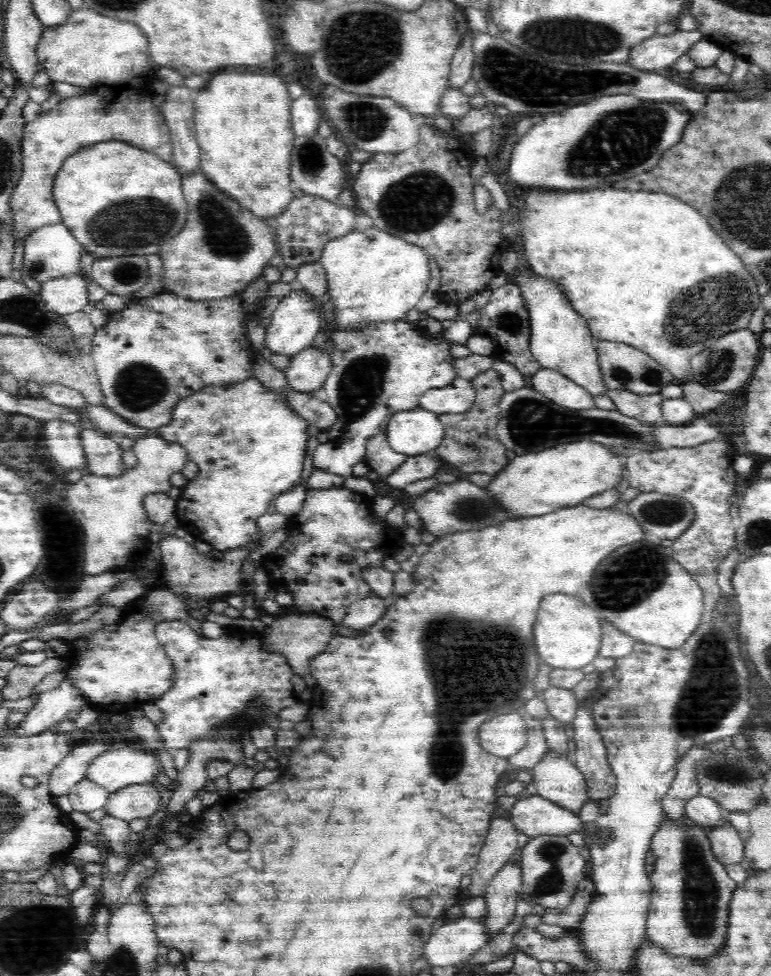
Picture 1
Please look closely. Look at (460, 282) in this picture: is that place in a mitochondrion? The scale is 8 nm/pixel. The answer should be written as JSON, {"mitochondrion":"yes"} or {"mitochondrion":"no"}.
{"mitochondrion":"no"}

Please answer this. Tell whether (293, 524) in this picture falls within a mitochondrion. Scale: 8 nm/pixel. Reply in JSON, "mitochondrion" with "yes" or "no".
{"mitochondrion":"no"}

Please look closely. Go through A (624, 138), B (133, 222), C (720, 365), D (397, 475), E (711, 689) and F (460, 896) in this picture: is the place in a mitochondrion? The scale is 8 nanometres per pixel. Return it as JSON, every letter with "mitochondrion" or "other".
{"A":"mitochondrion","B":"mitochondrion","C":"mitochondrion","D":"other","E":"mitochondrion","F":"other"}

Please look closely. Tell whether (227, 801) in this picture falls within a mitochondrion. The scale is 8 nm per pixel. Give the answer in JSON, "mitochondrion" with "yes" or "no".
{"mitochondrion":"no"}

